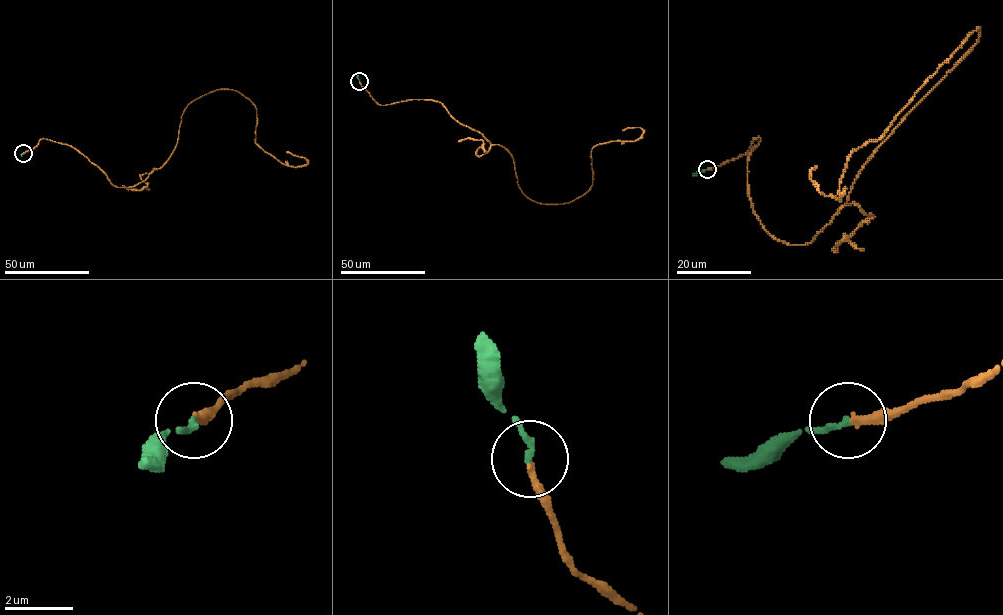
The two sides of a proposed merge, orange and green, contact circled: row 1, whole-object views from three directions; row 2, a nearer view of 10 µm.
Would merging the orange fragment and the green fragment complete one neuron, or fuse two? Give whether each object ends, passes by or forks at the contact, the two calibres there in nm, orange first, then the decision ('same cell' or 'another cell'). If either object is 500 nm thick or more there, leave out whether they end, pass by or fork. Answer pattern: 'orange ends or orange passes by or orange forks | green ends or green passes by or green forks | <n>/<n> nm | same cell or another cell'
orange ends | green ends | 200/180 nm | same cell

